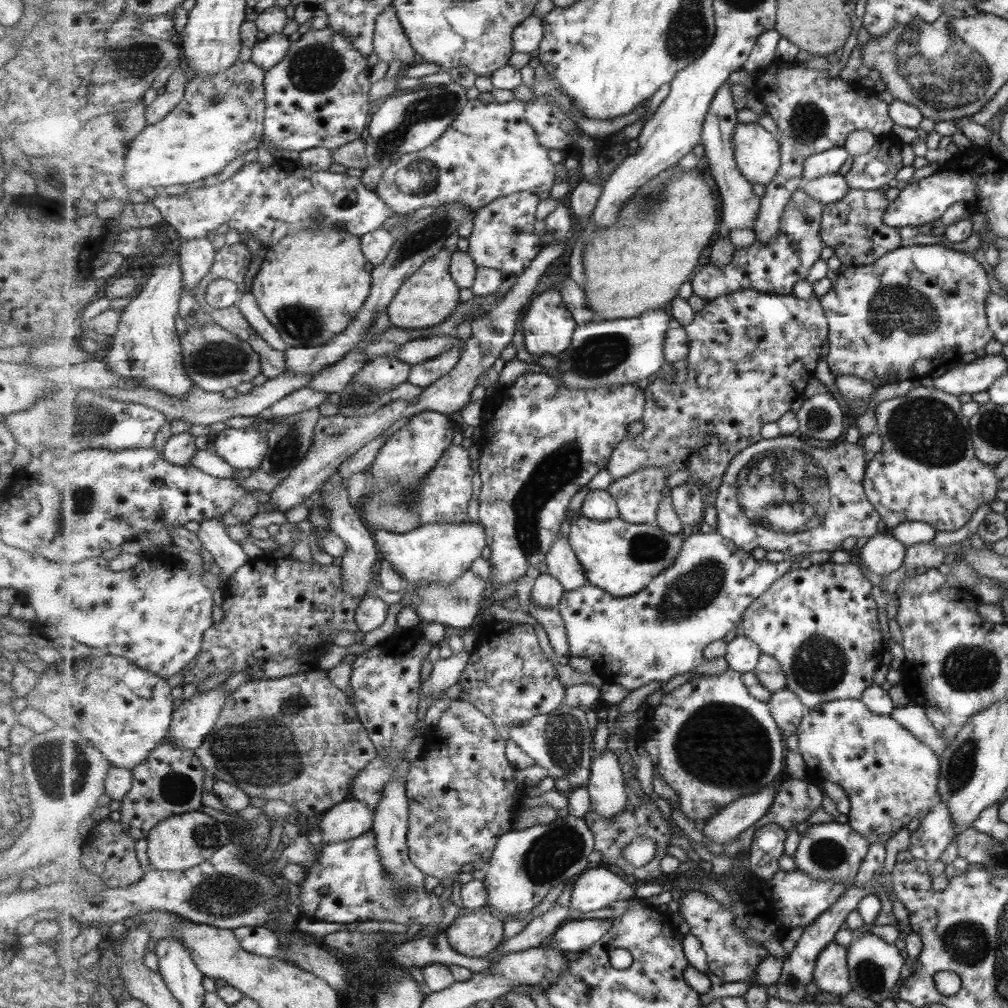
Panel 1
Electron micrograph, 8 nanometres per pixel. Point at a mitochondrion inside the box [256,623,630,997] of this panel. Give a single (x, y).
(550, 855)

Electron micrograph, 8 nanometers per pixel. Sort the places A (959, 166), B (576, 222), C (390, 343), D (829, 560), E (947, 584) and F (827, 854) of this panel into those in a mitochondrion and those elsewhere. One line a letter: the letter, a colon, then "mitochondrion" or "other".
A: other
B: other
C: other
D: other
E: other
F: mitochondrion

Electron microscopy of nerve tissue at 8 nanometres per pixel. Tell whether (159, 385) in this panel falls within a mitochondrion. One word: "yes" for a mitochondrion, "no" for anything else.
no

